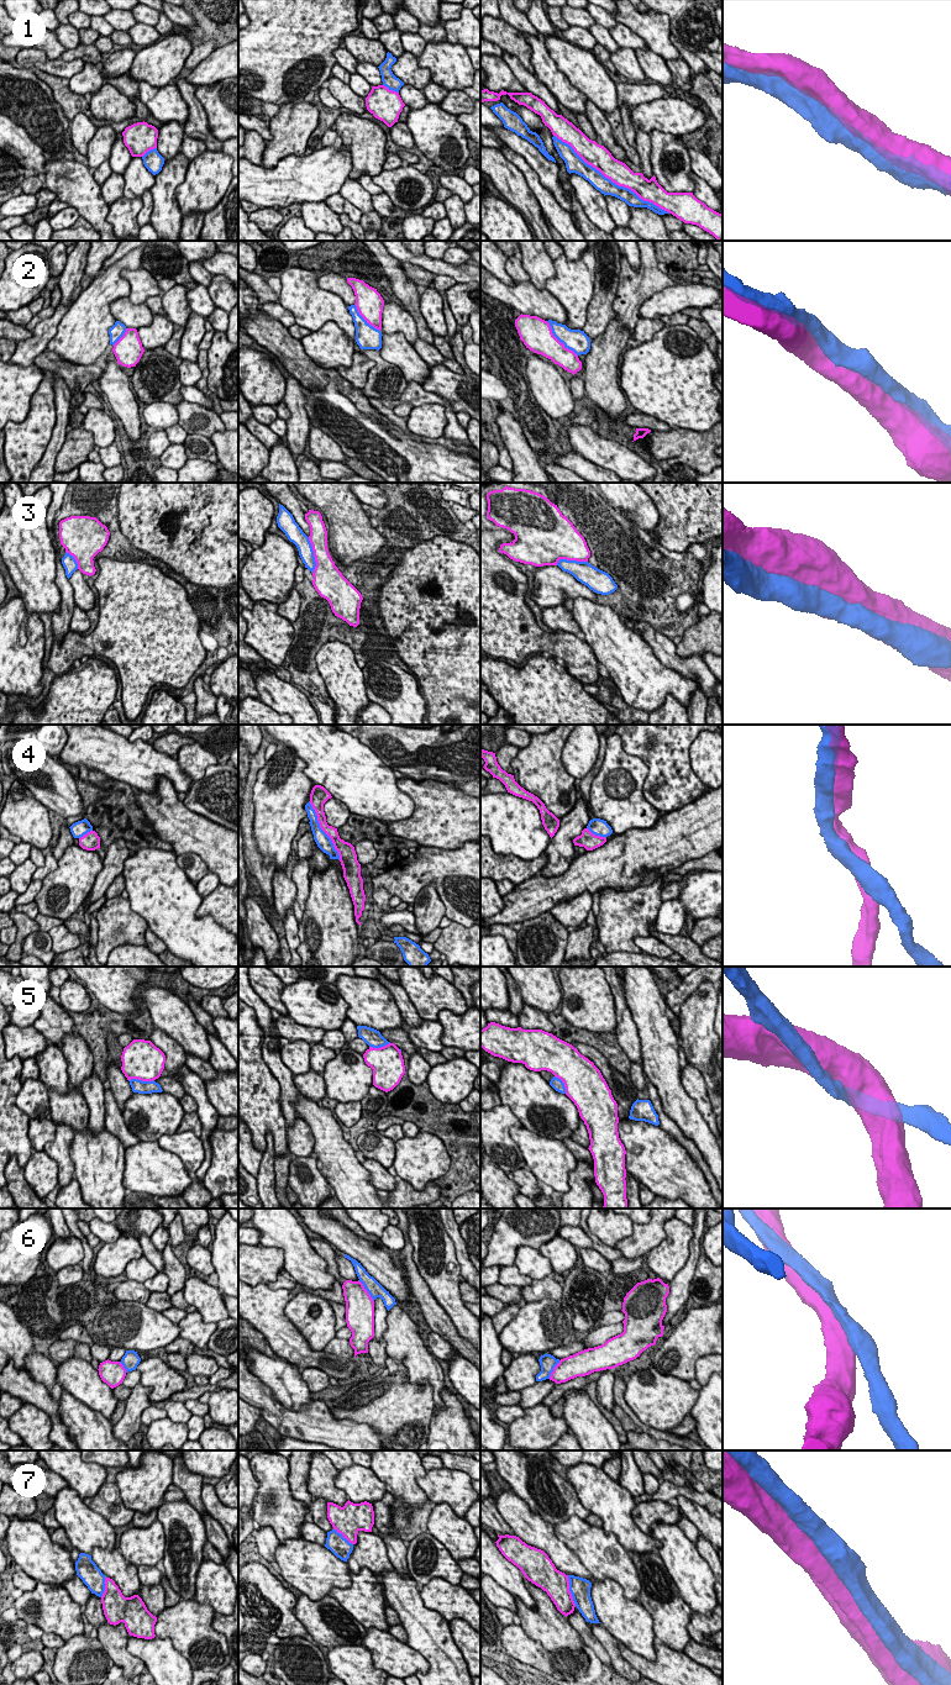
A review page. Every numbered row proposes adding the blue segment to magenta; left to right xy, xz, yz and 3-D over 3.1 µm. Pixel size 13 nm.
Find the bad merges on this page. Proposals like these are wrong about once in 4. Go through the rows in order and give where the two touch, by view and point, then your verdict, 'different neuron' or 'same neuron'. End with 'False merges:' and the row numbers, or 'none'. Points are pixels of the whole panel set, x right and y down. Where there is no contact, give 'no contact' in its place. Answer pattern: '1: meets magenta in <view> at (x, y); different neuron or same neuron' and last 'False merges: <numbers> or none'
1: meets magenta in yz at (611, 180); same neuron
2: meets magenta in yz at (557, 340); same neuron
3: meets magenta in xz at (314, 556); same neuron
4: meets magenta in xz at (322, 830); different neuron
5: meets magenta in xy at (141, 1079); different neuron
6: meets magenta in xz at (367, 1291); different neuron
7: meets magenta in yz at (568, 1590); same neuron
False merges: 4, 5, 6

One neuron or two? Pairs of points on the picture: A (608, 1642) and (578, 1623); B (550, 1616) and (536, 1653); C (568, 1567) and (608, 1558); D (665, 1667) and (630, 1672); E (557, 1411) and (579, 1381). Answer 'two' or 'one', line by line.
A: two
B: two
C: two
D: two
E: one

